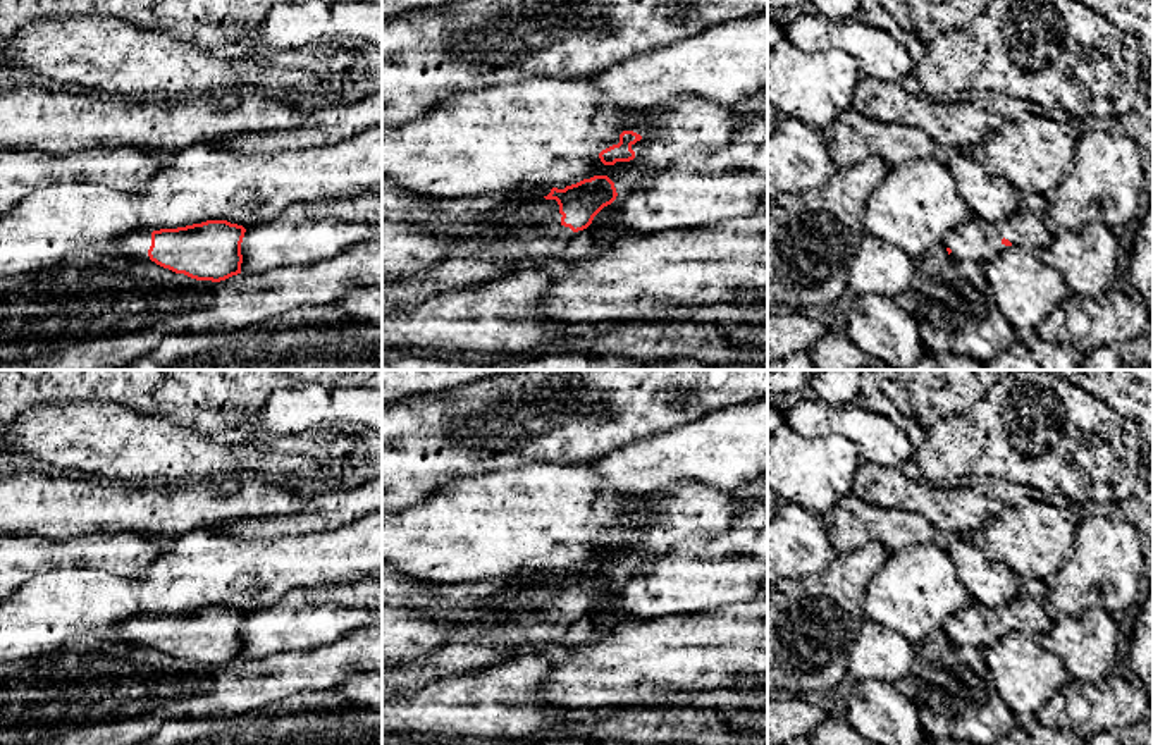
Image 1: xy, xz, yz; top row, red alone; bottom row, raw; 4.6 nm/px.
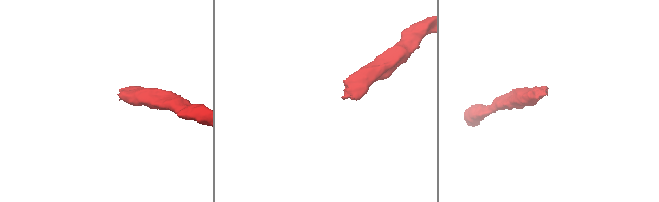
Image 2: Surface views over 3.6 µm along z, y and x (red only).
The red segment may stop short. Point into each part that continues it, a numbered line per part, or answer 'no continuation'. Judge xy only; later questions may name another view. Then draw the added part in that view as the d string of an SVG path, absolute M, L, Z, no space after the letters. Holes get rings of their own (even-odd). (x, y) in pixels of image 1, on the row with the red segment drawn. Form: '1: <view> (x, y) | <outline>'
1: xy (136, 243) | M136 227L122 236L110 253L120 258L134 258L157 265L150 260L148 249L151 246L151 232L160 229L163 227Z

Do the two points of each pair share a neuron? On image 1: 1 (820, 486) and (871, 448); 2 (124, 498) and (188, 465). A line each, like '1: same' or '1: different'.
1: different
2: different

